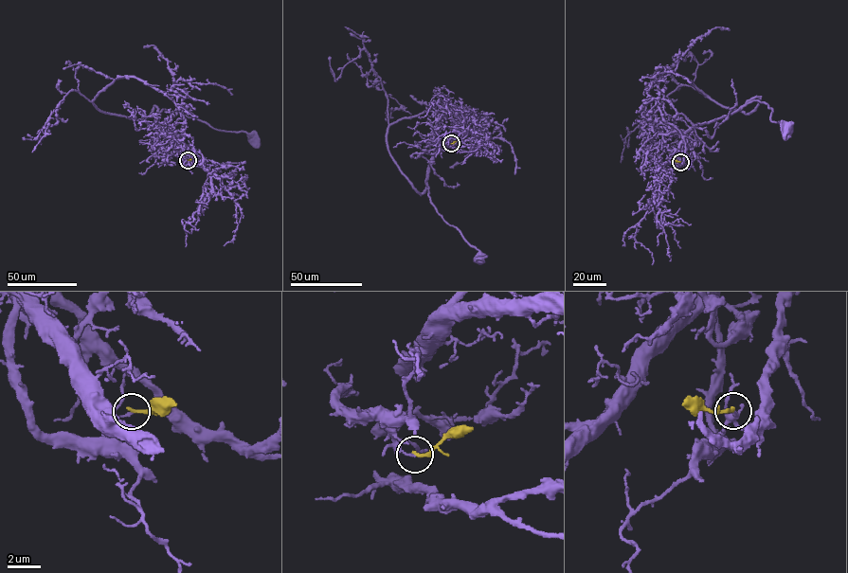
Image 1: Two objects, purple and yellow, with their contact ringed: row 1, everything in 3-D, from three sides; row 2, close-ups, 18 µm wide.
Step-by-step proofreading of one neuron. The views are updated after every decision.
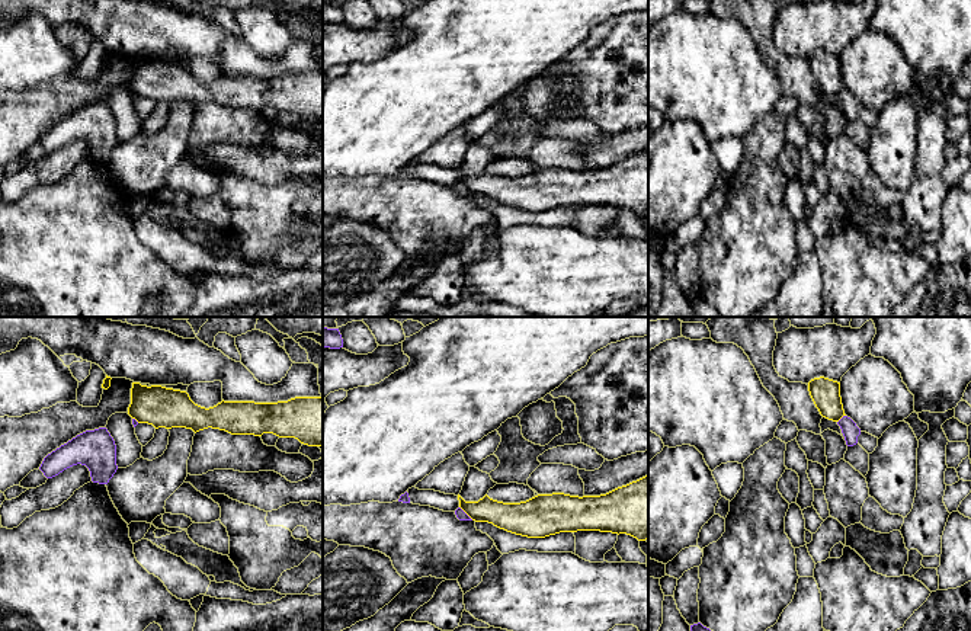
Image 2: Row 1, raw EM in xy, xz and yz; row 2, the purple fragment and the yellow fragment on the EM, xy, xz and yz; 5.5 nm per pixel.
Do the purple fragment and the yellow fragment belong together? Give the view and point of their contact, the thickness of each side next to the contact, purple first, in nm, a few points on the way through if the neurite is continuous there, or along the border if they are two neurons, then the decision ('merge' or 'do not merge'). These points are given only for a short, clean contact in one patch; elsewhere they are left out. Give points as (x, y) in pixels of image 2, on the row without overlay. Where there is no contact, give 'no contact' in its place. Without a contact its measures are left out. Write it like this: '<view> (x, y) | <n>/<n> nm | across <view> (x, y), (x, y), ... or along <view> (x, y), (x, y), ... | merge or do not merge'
xz (465, 188) | 60/160 nm | along xz (460, 181), (473, 194) | do not merge

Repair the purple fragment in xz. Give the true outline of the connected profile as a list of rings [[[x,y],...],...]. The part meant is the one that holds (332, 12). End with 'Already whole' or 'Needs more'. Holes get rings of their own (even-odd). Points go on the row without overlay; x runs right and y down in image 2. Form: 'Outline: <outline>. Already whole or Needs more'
Outline: [[[323,1],[323,22],[330,22],[330,23],[343,22],[343,13],[339,3]]]. Already whole

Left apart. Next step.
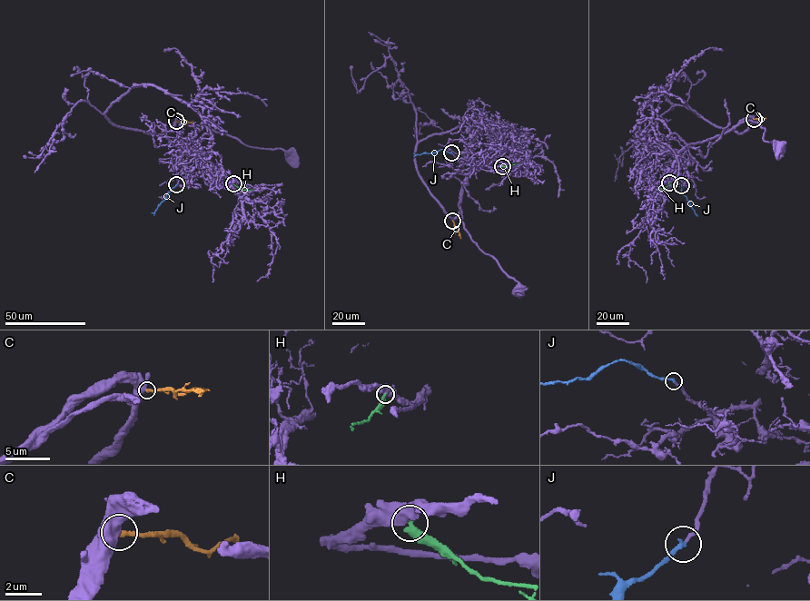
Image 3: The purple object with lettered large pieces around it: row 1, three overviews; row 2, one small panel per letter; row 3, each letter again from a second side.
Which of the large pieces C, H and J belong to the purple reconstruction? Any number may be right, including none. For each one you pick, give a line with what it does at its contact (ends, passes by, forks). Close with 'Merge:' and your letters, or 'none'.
J: It ends there
Merge: J

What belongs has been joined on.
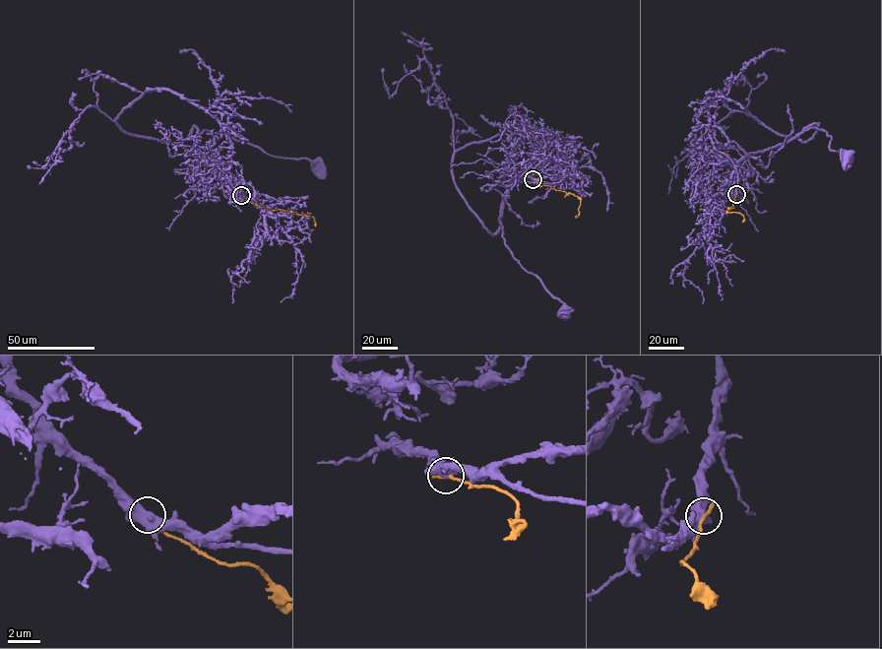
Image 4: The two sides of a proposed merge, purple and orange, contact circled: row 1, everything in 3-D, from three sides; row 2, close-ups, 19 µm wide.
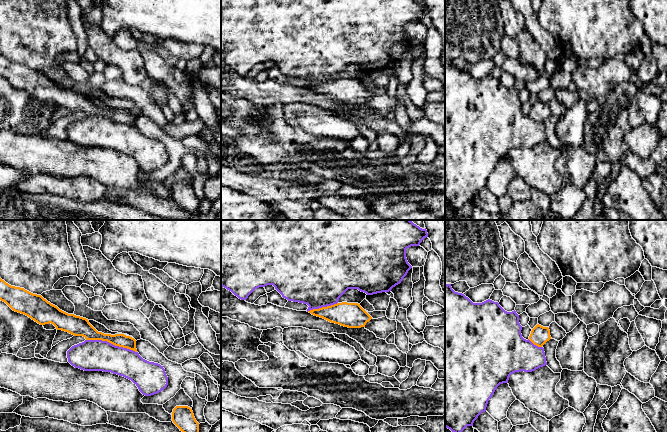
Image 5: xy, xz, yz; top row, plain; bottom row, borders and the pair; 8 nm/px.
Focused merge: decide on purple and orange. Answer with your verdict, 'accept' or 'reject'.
reject

